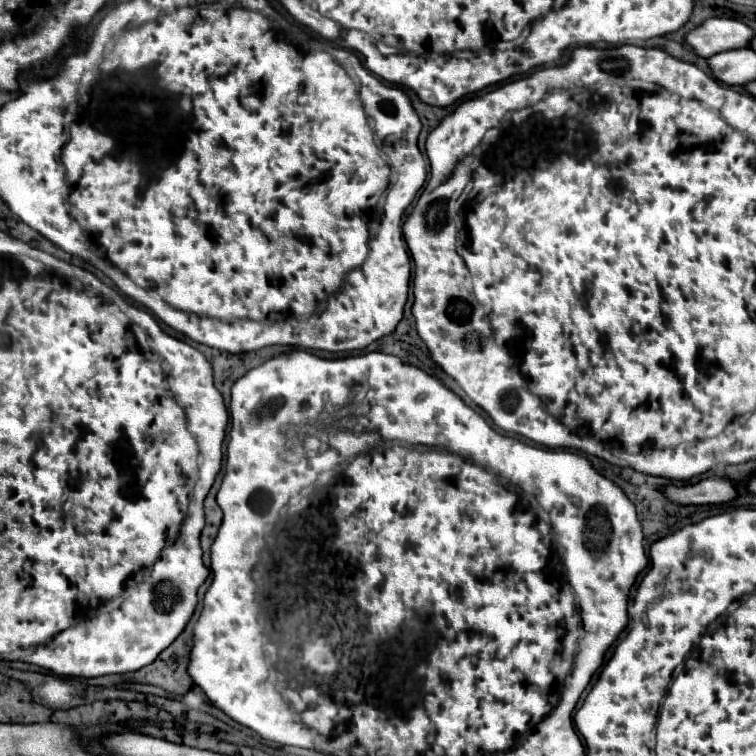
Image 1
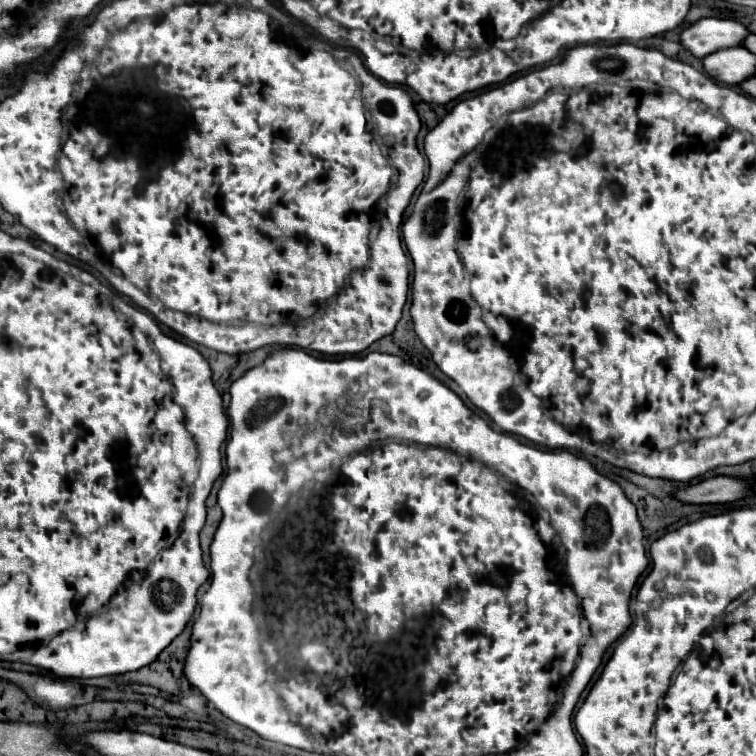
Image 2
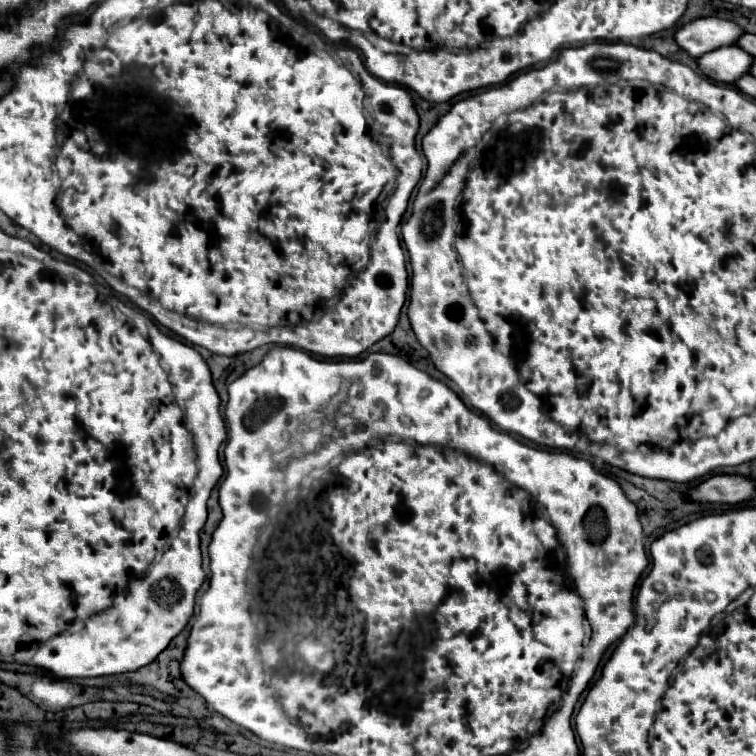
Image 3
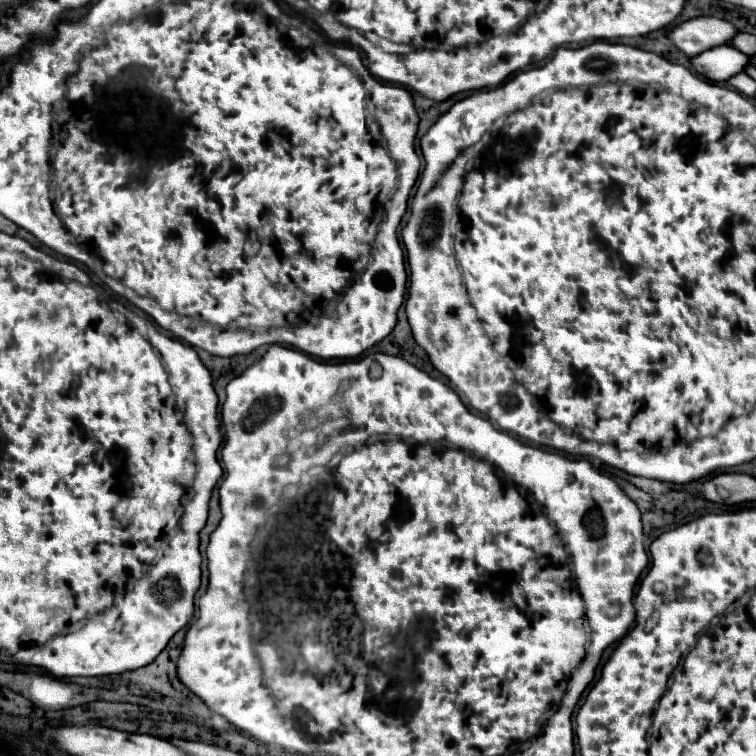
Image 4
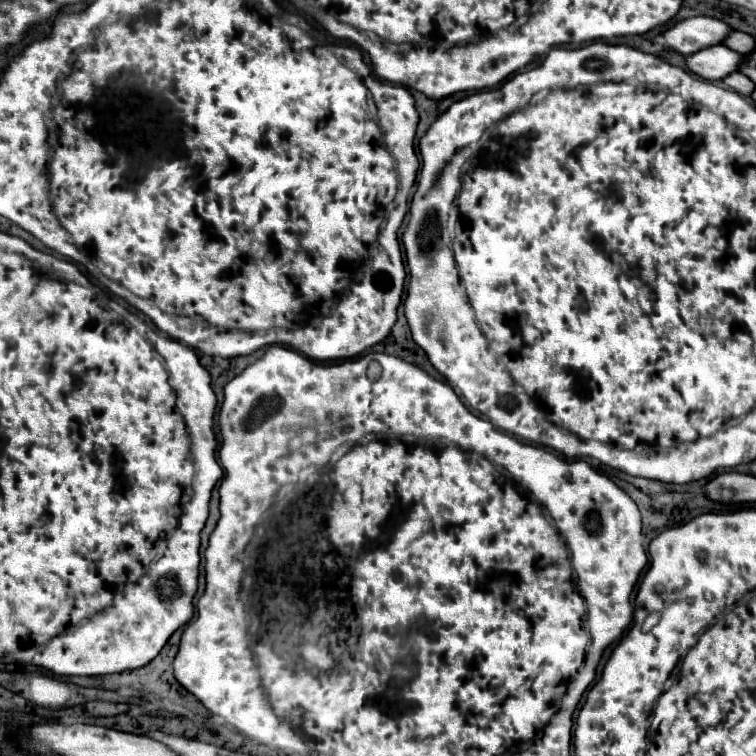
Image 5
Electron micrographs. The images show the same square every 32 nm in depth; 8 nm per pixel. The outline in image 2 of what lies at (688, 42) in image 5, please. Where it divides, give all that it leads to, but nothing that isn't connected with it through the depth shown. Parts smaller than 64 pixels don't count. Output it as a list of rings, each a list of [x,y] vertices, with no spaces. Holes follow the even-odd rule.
[[[704,18],[682,32],[680,42],[698,58],[712,52],[742,46],[742,40],[750,36],[750,30],[738,20],[728,18]]]

